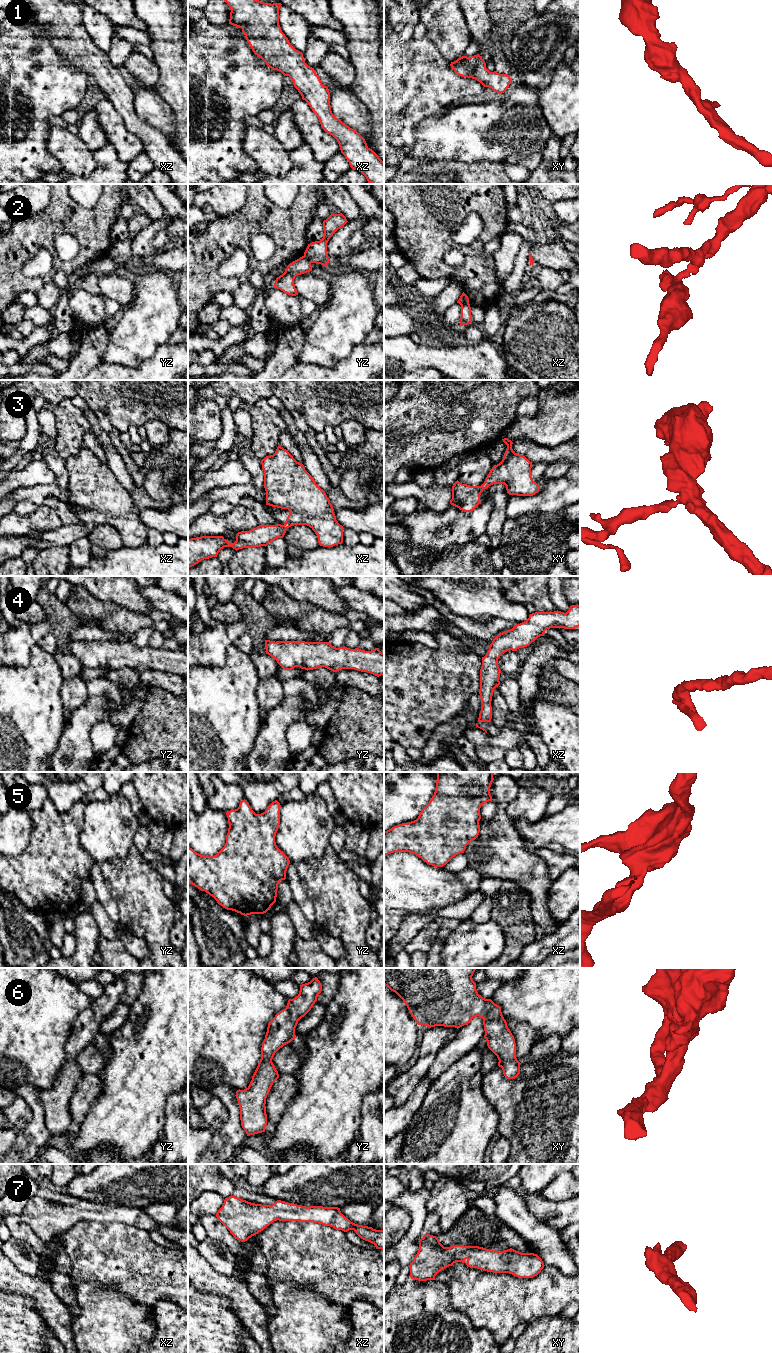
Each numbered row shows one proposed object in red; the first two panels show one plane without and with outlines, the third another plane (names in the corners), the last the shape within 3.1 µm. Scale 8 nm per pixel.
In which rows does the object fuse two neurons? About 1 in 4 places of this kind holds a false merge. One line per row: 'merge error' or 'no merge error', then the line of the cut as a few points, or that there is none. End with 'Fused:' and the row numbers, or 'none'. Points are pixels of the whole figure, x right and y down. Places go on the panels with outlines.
1: no merge error; no cut
2: merge error; cut in yz along (303, 256), (311, 262)
3: no merge error; no cut
4: no merge error; no cut
5: no merge error; no cut
6: no merge error; no cut
7: no merge error; no cut
Fused: 2

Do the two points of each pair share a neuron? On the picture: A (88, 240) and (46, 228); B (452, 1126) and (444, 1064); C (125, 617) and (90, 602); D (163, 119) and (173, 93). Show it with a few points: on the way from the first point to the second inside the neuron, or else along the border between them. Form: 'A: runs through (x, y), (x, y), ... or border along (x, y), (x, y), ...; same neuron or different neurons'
A: runs through (78, 230), (76, 228), (56, 228); same neuron
B: border along (463, 1055), (432, 1081); different neurons
C: runs through (116, 617), (108, 611), (99, 609); same neuron
D: border along (153, 87), (170, 107), (173, 114), (174, 127); different neurons

